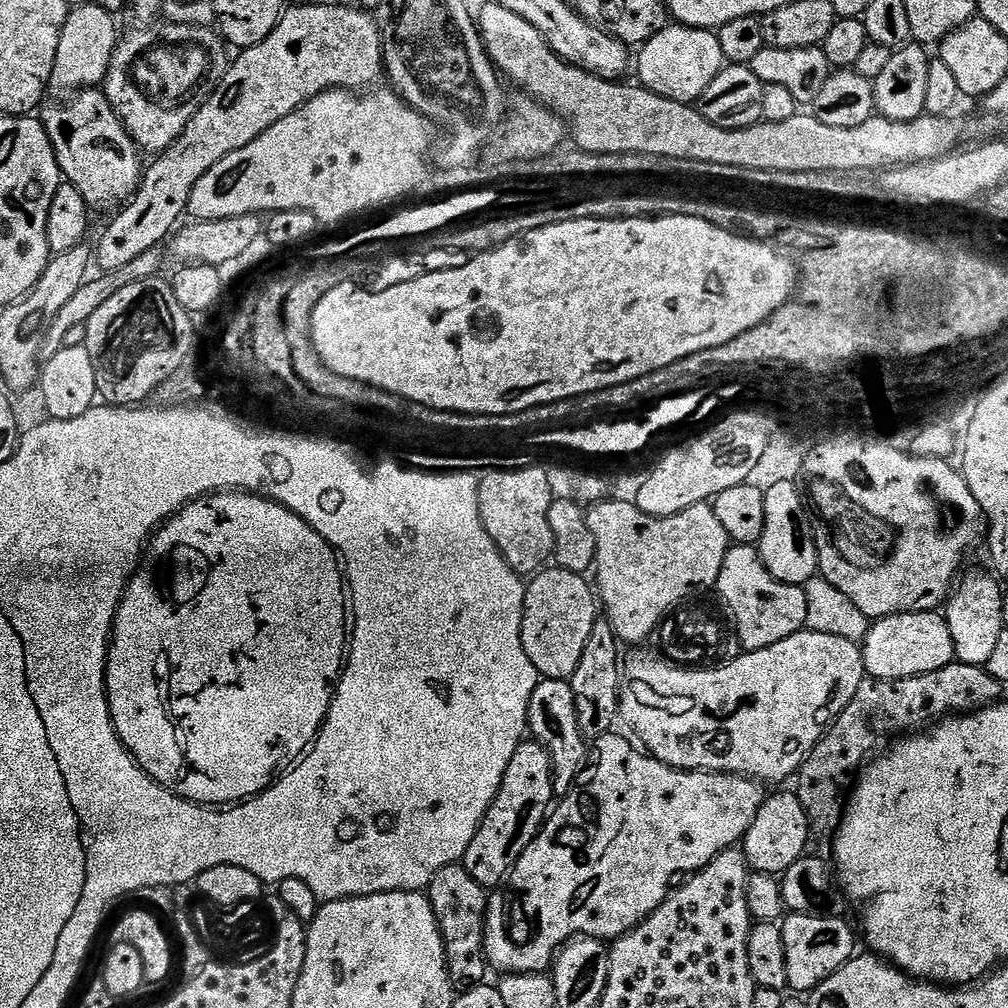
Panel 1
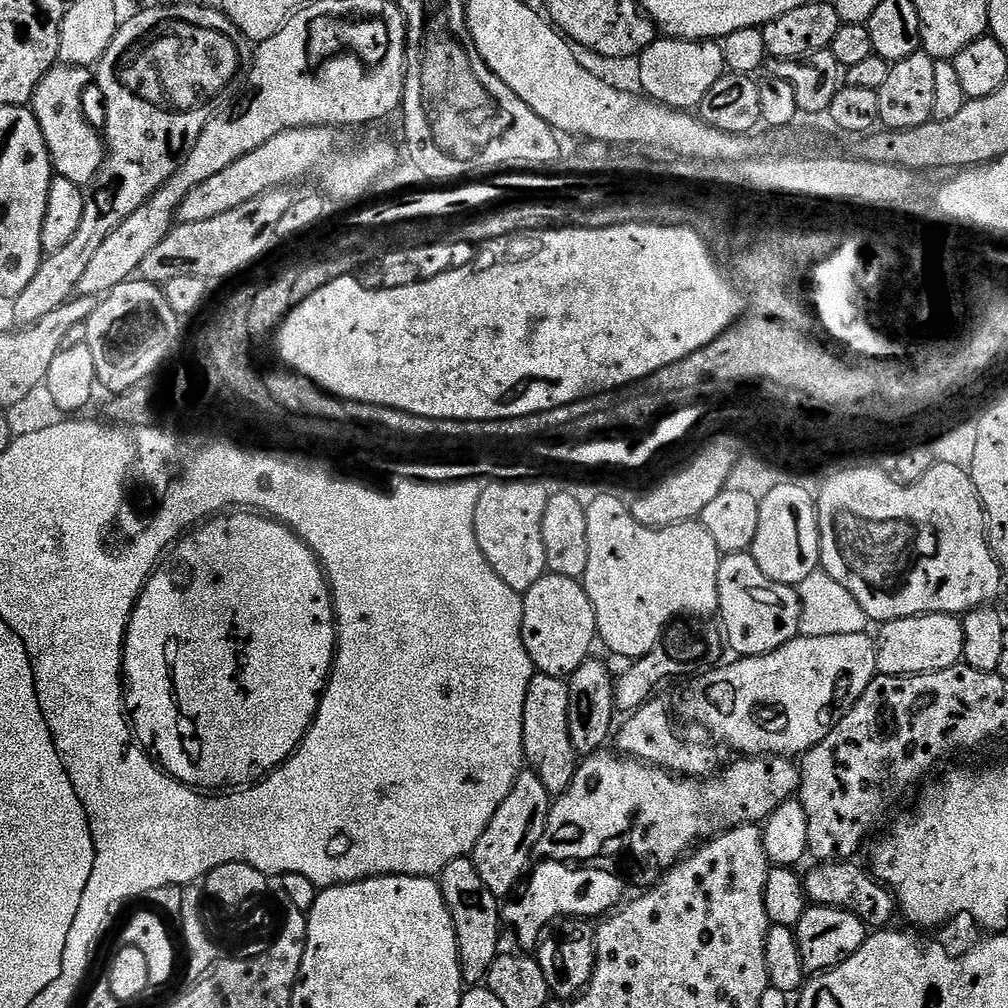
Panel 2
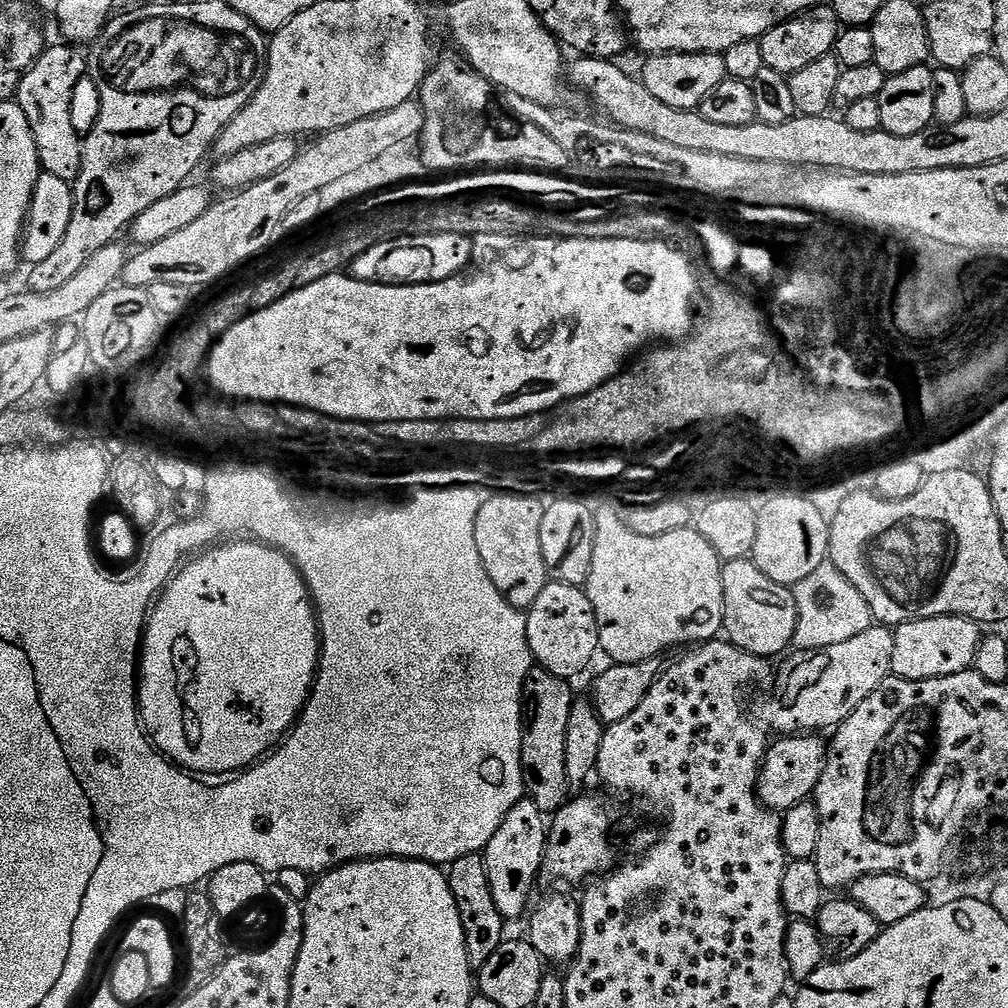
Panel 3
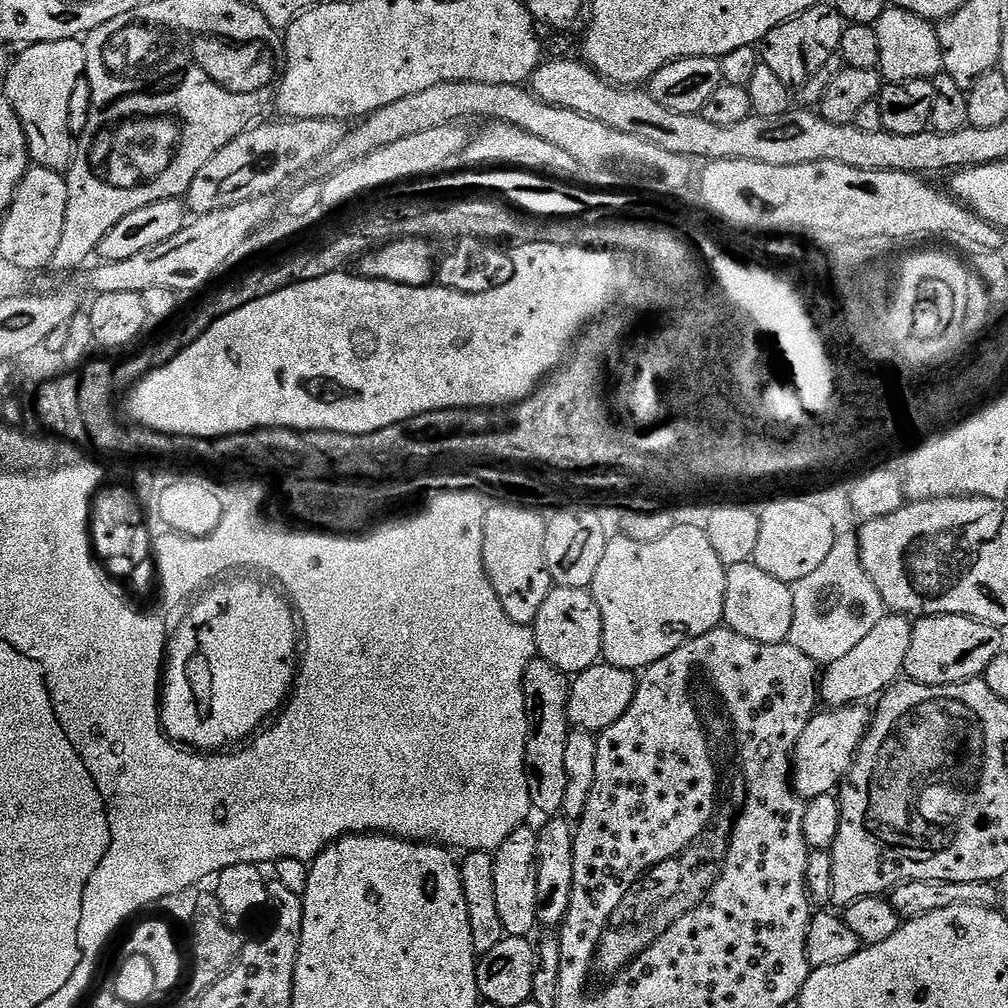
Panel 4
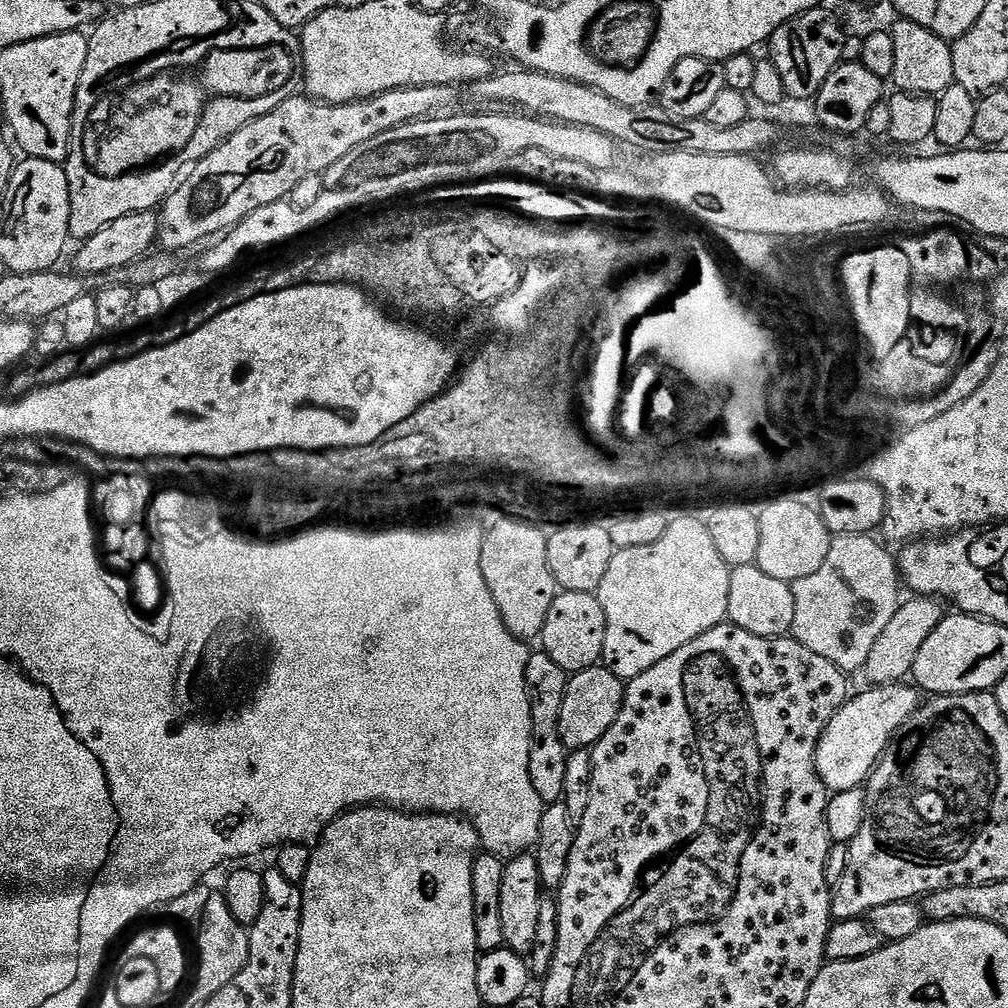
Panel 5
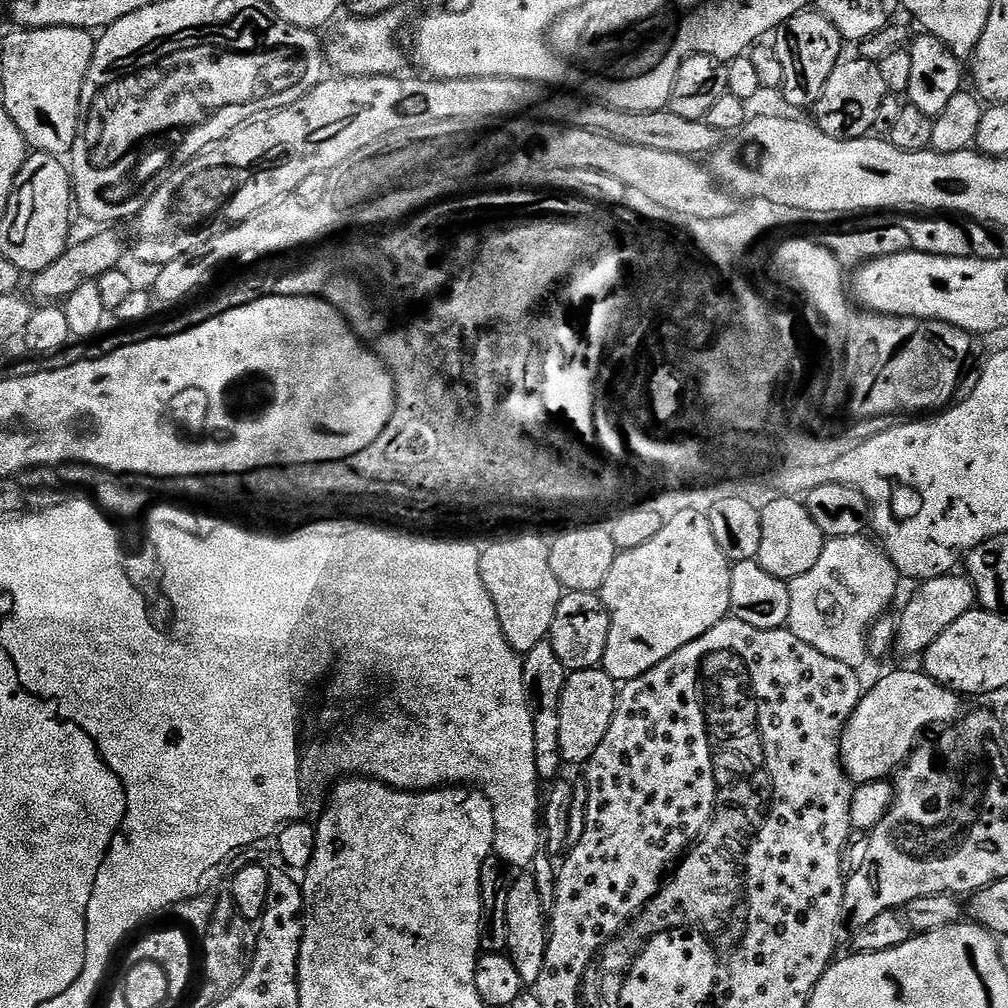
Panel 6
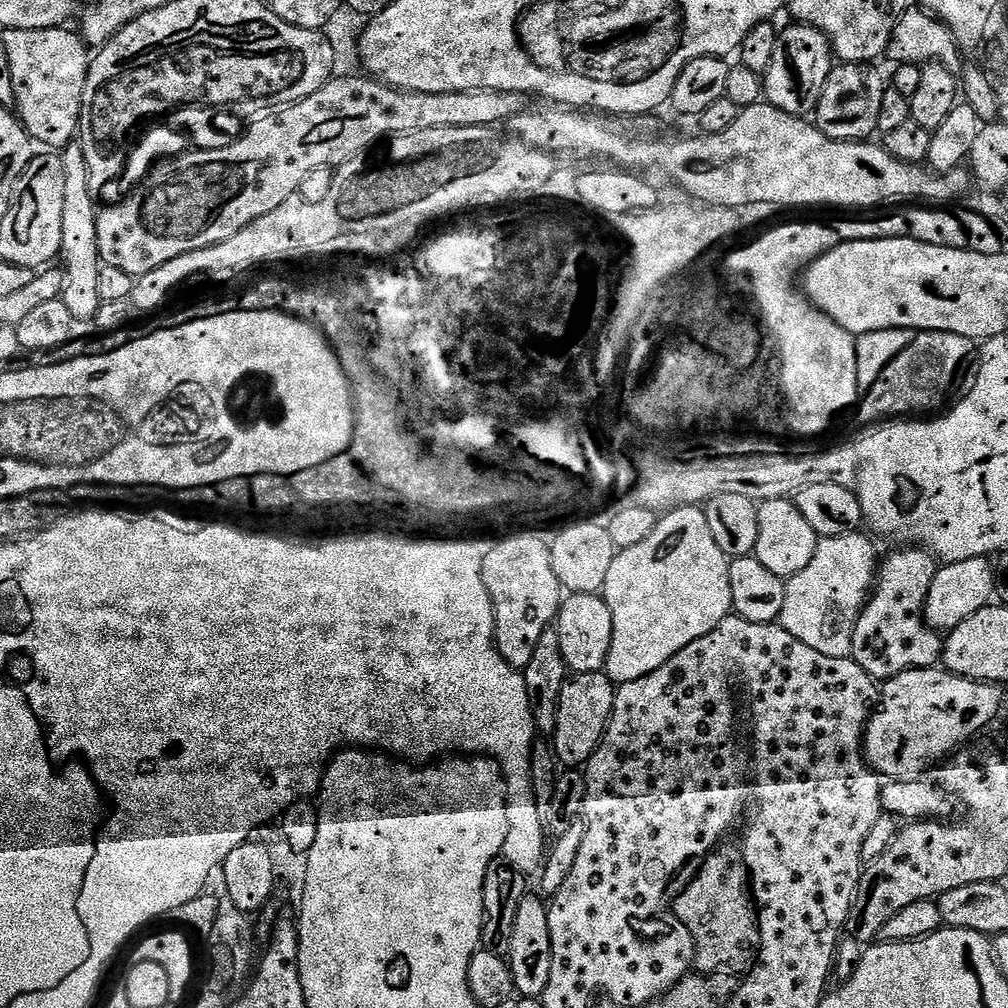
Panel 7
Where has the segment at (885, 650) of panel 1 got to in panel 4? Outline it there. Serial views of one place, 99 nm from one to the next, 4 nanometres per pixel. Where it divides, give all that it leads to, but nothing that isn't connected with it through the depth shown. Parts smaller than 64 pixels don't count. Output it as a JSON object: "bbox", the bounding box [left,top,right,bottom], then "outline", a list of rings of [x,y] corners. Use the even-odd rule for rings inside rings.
{"bbox":[903,614,1002,686],"outline":[[[946,614],[919,617],[912,625],[910,650],[906,650],[903,675],[911,683],[926,686],[946,686],[983,677],[986,666],[990,666],[990,662],[994,662],[994,658],[1002,650],[1000,636],[1002,636],[1001,629],[993,628],[991,624],[984,624],[980,620],[972,620],[969,616]]]}

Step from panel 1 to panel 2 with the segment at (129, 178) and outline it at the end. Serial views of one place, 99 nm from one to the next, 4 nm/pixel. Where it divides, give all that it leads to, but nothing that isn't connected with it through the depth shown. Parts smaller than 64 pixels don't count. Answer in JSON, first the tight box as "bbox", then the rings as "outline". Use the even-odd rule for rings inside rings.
{"bbox":[30,64,106,186],"outline":[[[60,64],[38,82],[30,105],[34,118],[38,118],[42,138],[46,140],[55,175],[70,178],[70,182],[81,186],[87,186],[94,174],[98,174],[106,151],[101,133],[97,129],[95,132],[84,117],[84,91],[93,80],[93,73],[87,68]]]}

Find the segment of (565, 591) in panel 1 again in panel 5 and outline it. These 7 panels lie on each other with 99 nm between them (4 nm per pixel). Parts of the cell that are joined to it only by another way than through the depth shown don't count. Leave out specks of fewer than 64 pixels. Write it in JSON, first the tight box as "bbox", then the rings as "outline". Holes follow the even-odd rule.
{"bbox":[538,591,606,674],"outline":[[[557,591],[554,606],[546,614],[546,626],[538,637],[542,651],[569,674],[595,668],[601,663],[606,642],[606,610],[595,592]]]}

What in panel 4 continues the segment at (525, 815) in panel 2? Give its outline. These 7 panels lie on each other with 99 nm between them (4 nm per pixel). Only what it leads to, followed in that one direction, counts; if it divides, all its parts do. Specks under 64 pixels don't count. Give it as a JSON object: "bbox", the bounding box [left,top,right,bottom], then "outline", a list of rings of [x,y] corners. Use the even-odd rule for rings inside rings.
{"bbox":[494,826,538,937],"outline":[[[525,826],[514,830],[506,842],[494,853],[494,895],[498,901],[498,918],[509,936],[531,937],[532,931],[538,928],[538,838],[537,829]]]}

